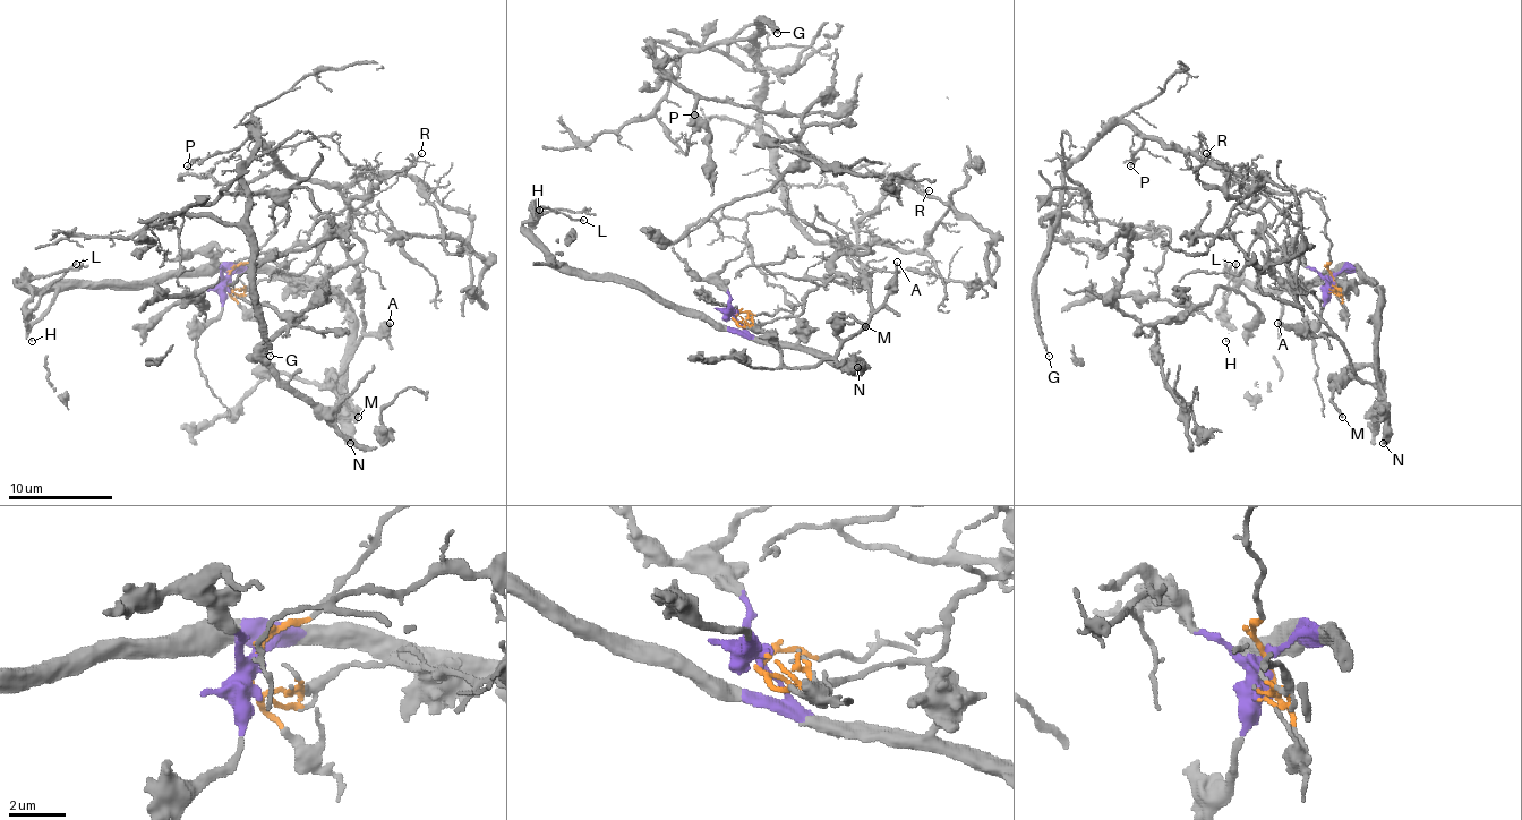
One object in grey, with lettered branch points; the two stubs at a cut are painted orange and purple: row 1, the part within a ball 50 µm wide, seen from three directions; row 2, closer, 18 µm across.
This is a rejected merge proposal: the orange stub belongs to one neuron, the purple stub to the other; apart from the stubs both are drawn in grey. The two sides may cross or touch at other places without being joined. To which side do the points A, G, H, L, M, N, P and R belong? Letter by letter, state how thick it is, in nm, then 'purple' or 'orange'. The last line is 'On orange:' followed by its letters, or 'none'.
A: calibre 240 nm; purple
G: calibre 130 nm; orange
H: calibre 60 nm; purple
L: calibre 160 nm; purple
M: calibre 180 nm; purple
N: calibre 500 nm; purple
P: calibre 120 nm; orange
R: calibre 80 nm; orange
On orange: G, P, R

